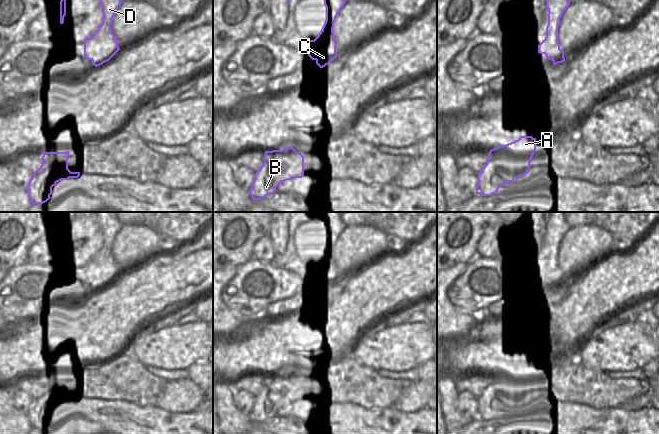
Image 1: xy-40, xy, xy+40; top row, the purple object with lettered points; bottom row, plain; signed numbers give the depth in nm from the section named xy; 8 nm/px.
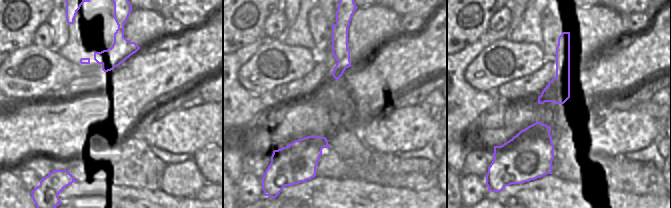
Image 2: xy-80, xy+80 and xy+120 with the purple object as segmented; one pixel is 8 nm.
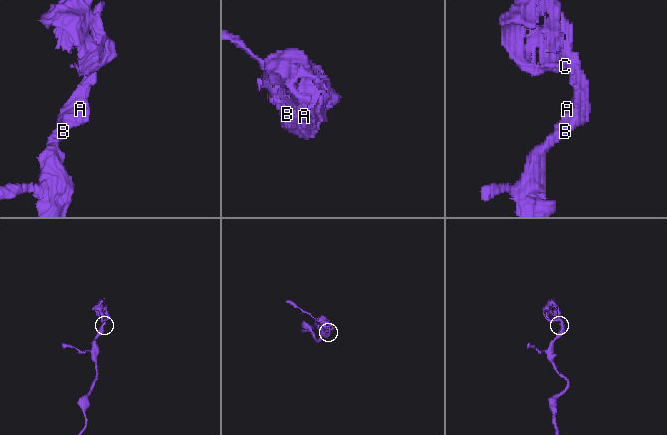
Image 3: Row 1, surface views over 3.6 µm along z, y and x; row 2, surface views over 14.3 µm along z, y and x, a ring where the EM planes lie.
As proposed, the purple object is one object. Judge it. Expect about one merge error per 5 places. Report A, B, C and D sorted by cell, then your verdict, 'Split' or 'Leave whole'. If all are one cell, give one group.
Groups: A B / C D. Split.

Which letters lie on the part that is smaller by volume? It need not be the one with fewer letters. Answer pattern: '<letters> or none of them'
C, D.

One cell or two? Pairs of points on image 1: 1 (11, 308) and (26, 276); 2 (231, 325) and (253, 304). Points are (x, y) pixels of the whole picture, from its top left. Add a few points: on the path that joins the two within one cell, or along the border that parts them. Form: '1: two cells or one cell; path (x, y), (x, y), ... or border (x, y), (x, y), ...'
1: one cell; path (15, 300), (26, 289), (26, 284)
2: two cells; border (223, 301), (235, 313), (251, 315), (257, 320)

